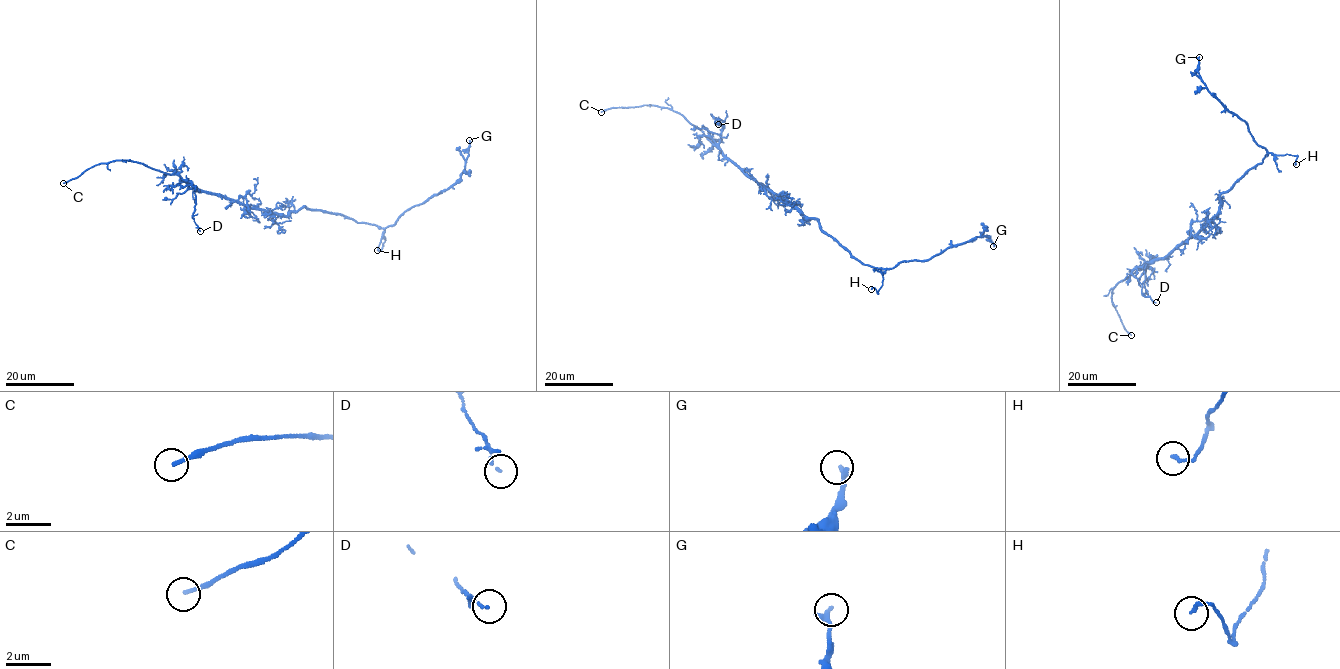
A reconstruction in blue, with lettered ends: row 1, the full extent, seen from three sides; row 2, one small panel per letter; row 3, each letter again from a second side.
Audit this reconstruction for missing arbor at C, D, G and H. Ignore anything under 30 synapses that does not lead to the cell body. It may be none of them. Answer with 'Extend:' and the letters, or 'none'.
Extend: C

